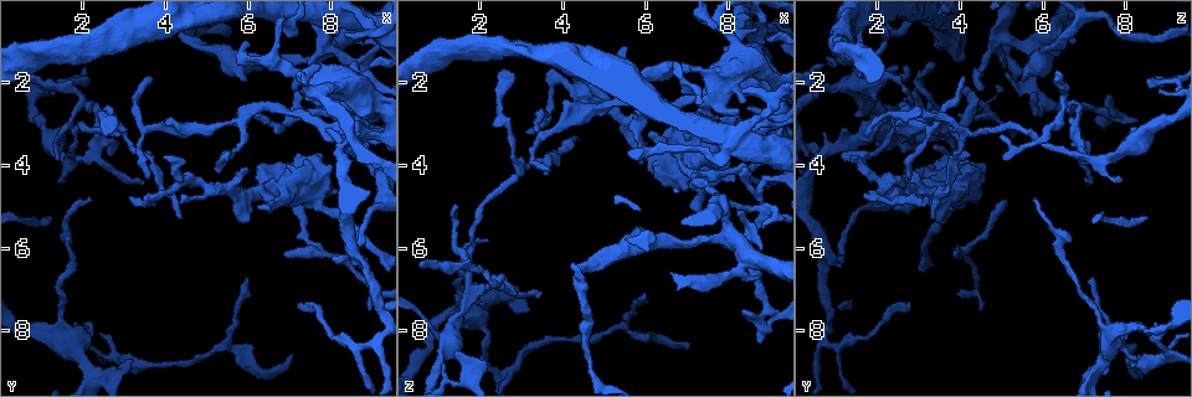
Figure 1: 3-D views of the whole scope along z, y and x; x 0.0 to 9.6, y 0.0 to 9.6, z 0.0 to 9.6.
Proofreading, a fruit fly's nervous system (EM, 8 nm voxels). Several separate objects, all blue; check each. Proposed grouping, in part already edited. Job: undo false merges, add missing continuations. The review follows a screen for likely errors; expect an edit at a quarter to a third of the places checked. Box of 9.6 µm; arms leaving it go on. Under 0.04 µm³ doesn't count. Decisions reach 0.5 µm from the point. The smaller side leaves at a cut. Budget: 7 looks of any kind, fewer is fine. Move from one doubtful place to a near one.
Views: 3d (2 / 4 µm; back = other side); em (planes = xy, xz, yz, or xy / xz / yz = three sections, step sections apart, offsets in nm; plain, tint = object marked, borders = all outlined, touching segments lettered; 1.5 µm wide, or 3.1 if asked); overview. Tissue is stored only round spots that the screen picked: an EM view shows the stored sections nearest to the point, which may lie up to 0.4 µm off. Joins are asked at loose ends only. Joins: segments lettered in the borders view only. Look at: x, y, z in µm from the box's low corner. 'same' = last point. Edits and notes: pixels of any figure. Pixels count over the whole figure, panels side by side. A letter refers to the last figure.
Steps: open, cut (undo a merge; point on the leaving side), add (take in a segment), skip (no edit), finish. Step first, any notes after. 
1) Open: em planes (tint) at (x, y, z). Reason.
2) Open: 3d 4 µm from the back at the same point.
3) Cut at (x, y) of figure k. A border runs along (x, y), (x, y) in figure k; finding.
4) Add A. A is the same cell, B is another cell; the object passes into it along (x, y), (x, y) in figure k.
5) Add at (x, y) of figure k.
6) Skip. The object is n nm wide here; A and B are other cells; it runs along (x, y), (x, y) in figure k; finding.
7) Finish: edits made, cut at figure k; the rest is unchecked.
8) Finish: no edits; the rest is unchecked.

Open: em yz step 4 (tint) at (8.75, 1.00, 6.70). Free end.

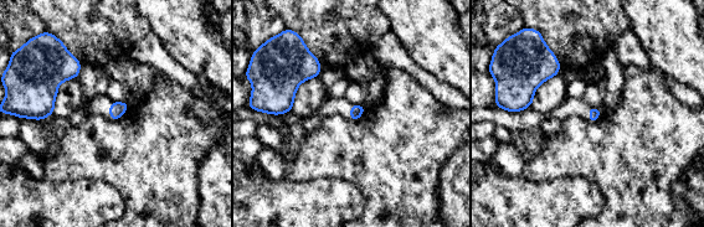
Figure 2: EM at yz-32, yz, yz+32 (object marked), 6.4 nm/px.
Open: em planes (borders) at the same point. Another direction.

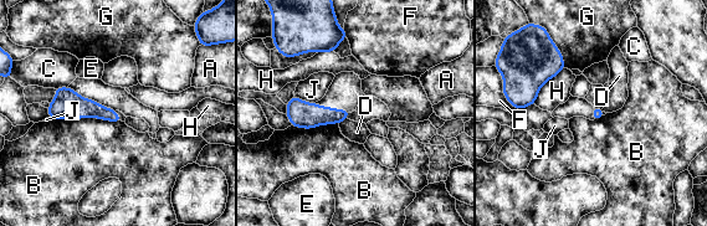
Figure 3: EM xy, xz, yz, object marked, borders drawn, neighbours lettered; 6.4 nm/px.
Skip. A, B, C, D, E, F, G, H and J are other cells; a border runs along (347, 118), (338, 123) in figure 3; none of them fits.

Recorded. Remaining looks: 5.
Open: em planes (borders) at (4.00, 3.85, 1.50). An open end.

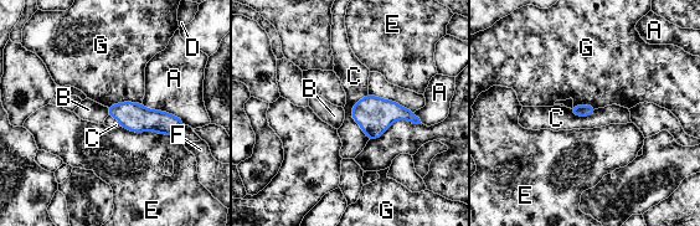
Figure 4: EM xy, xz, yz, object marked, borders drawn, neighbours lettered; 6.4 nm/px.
Skip. A, B, C, D, E, F and G are other cells; a border runs along (367, 93), (351, 118), (369, 139) in figure 4; no lettered segment goes on from it.

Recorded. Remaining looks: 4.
Open: em yz step 8 (tint) at (2.15, 4.75, 5.80). Tapers out.

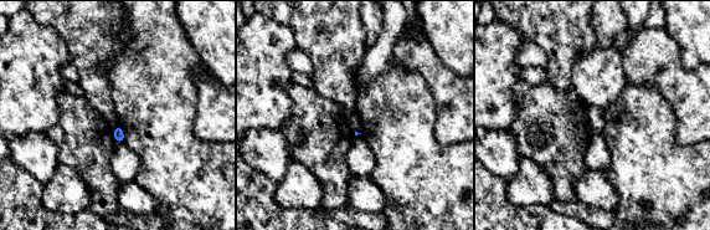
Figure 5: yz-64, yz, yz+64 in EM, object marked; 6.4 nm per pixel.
Open: em planes (tint) at the same point.

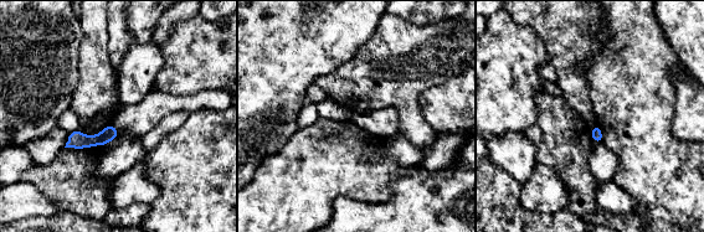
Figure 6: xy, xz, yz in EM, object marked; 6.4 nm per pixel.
Open: em planes (borders) at the same point.

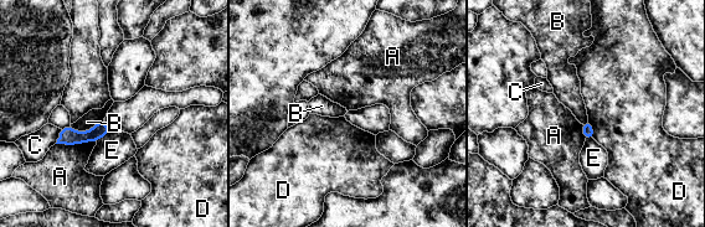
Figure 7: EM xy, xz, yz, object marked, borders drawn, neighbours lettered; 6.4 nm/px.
Skip. The longest contact is with A, 260 nm; A, B, C, D and E are other cells; a border runs along (103, 119), (86, 130), (70, 125) in figure 7; no lettered segment goes on from it.

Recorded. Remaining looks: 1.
Finish: no edits; the rest is unchecked.

